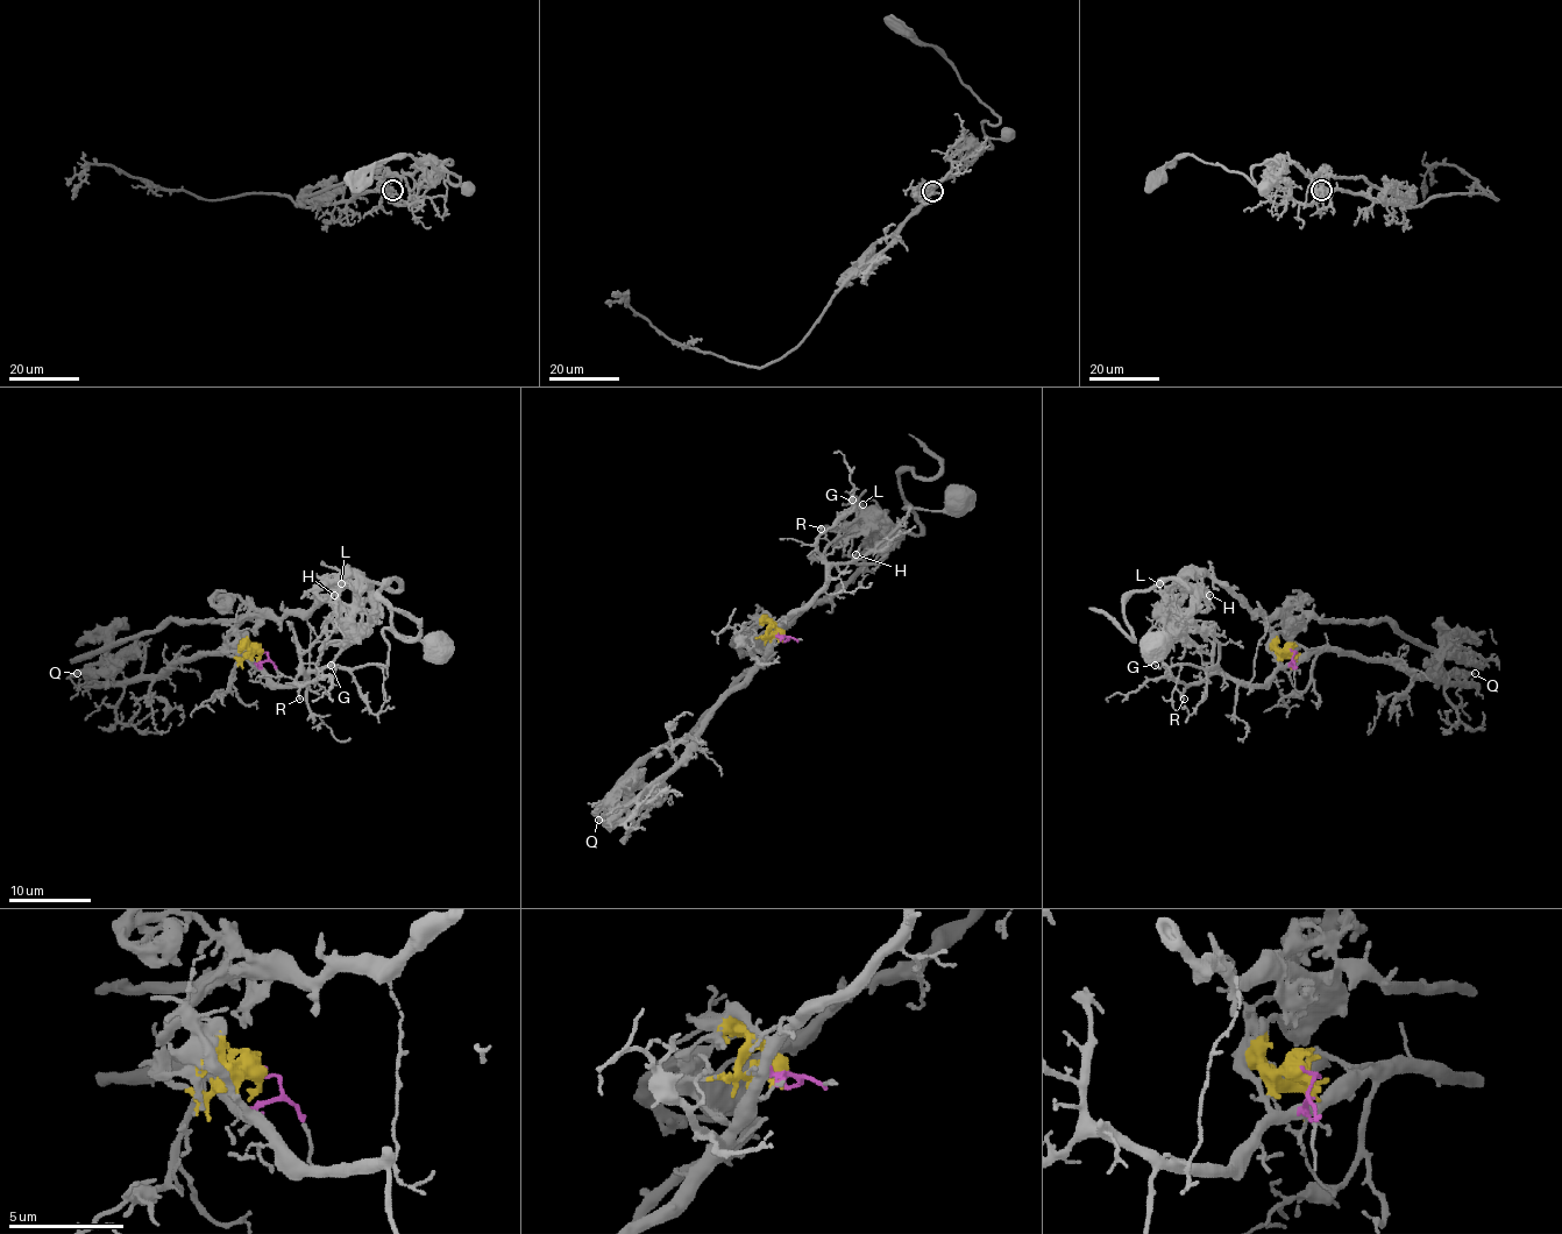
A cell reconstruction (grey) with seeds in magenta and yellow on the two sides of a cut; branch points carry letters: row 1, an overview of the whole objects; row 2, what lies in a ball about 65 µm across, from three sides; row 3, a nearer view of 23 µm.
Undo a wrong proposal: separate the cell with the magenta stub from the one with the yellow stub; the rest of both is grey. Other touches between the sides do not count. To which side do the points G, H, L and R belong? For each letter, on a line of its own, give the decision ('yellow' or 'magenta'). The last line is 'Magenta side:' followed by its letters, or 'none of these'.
G: magenta
H: yellow
L: yellow
R: magenta
Magenta side: G, R

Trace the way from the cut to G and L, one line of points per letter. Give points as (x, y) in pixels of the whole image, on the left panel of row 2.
G: (261, 651), (268, 658), (257, 664), (279, 685), (300, 685), (300, 674), (296, 682), (313, 682), (332, 666)
L: (261, 651), (253, 651), (232, 629), (242, 618), (304, 614), (340, 581), (343, 571), (333, 602), (341, 583)

